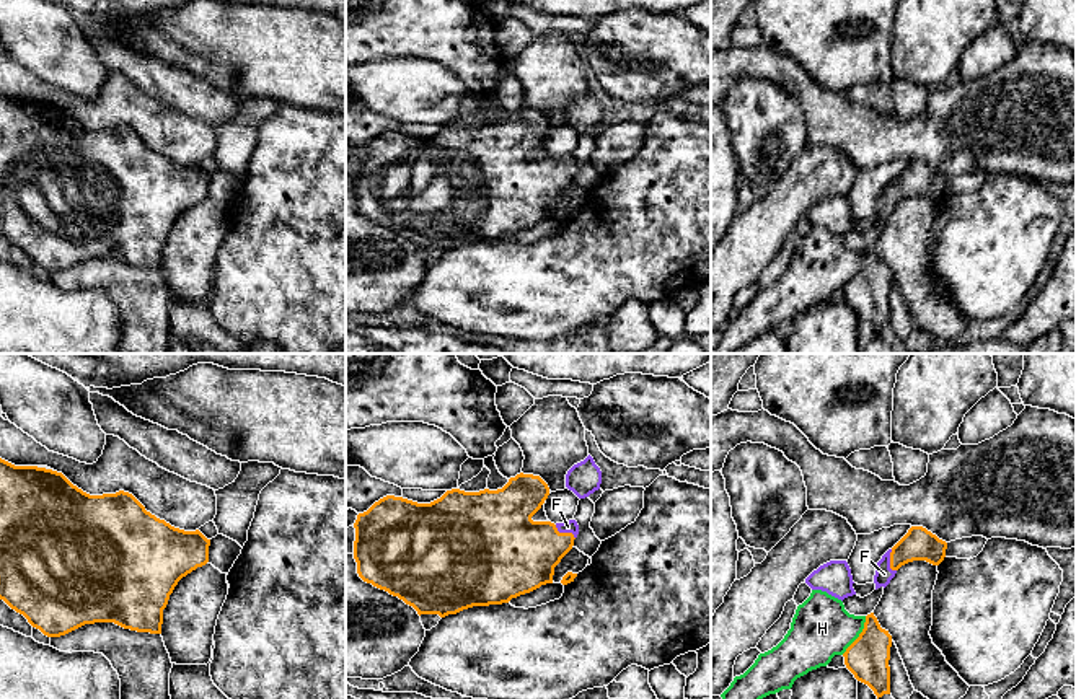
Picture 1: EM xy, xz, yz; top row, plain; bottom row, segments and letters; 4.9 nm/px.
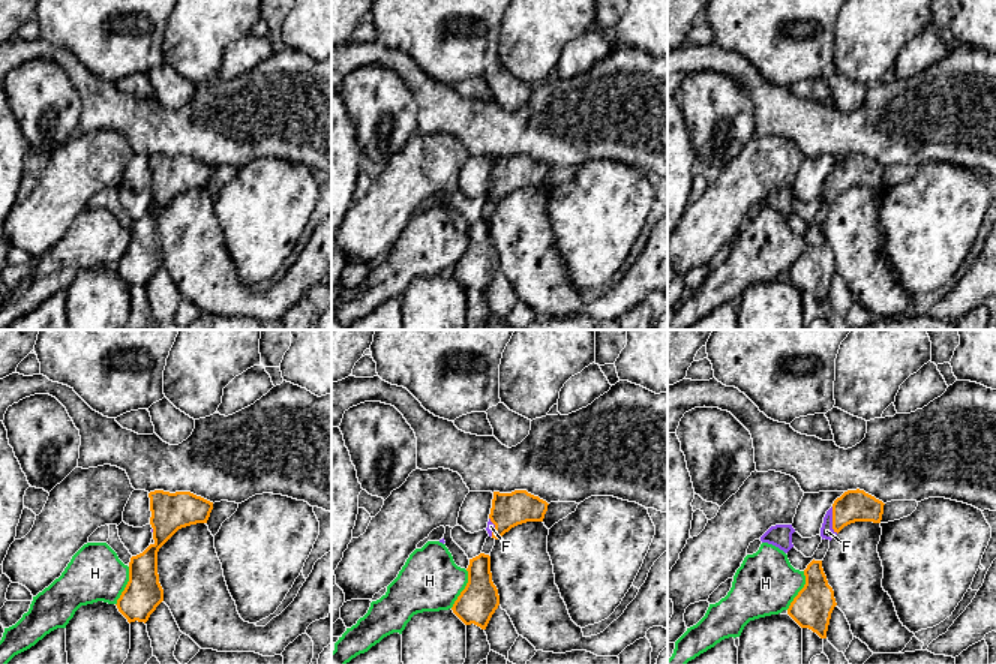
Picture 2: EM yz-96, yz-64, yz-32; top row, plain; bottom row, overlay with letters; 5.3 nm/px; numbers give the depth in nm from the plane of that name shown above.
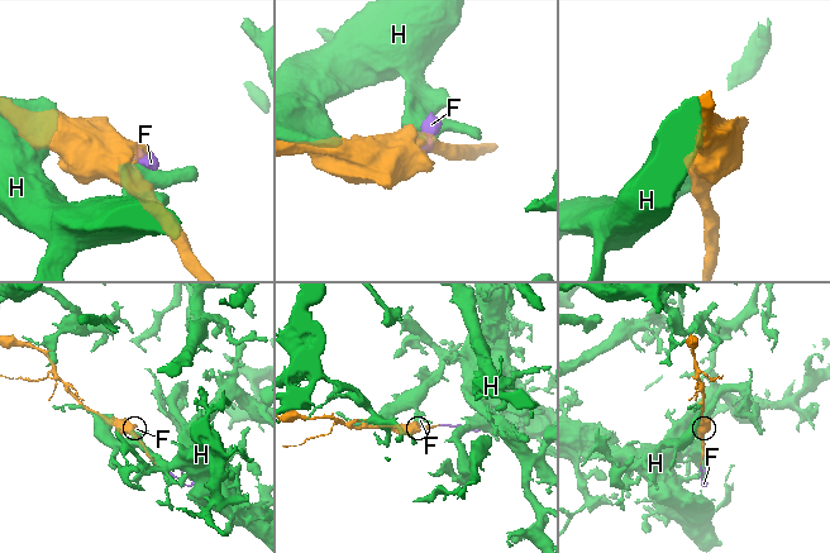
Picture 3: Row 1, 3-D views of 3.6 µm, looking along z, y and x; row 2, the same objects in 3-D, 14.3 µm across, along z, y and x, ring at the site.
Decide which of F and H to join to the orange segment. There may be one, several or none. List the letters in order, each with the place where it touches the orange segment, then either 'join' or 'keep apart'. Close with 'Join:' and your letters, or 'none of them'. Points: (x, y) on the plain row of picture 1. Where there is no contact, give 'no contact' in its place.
F: xz (564, 168) | join
H: yz (859, 271) | keep apart
Join: F

